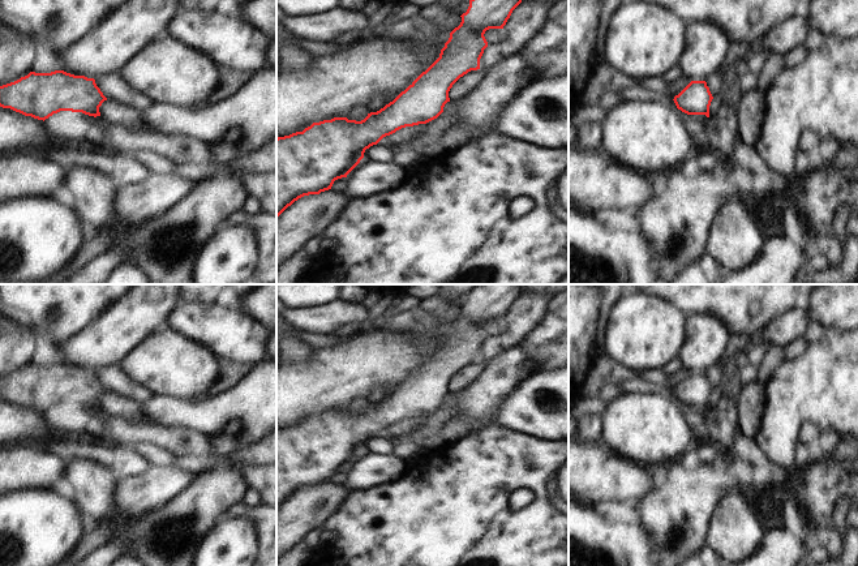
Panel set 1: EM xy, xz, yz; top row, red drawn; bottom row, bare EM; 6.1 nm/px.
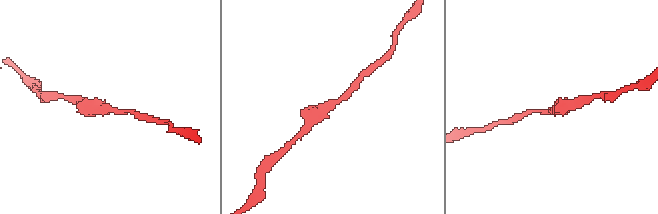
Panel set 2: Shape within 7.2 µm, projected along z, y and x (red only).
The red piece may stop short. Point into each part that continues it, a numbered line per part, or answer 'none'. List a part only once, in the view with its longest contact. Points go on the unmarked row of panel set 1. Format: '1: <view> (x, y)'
none

